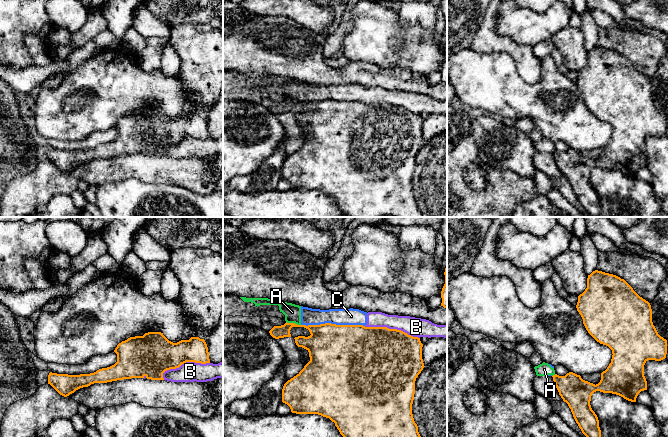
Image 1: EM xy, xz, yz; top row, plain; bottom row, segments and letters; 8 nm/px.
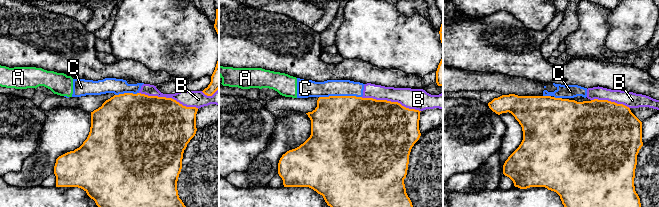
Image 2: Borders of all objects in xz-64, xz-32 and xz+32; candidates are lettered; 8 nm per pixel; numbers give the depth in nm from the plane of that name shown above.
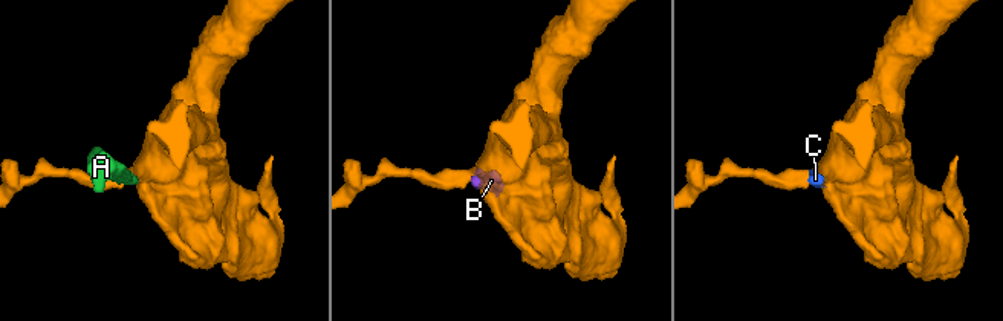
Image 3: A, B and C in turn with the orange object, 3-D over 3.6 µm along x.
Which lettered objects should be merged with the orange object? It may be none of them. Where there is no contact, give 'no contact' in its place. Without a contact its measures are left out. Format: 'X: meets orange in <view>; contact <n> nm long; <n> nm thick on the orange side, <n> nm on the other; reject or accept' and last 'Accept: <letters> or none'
A: meets orange in xz; contact 120 nm long; 180 nm thick on the orange side, 140 nm on the other; reject
B: meets orange in xz; contact 460 nm long; 500 nm thick on the orange side, 160 nm on the other; reject
C: meets orange in xz; contact 500 nm long; 480 nm thick on the orange side, 140 nm on the other; reject
Accept: none

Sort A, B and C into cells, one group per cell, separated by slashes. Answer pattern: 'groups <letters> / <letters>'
groups A B C

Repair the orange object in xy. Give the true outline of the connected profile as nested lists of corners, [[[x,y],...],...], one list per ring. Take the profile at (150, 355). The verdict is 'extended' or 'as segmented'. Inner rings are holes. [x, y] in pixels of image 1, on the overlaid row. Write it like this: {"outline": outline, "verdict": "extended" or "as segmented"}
{"outline": [[[148,332],[130,337],[117,345],[117,362],[94,373],[68,375],[50,372],[48,384],[60,395],[67,397],[76,390],[94,383],[123,379],[144,378],[164,380],[163,373],[179,368],[186,362],[210,363],[204,339],[191,337],[177,343],[169,341],[161,332]]], "verdict": "as segmented"}

